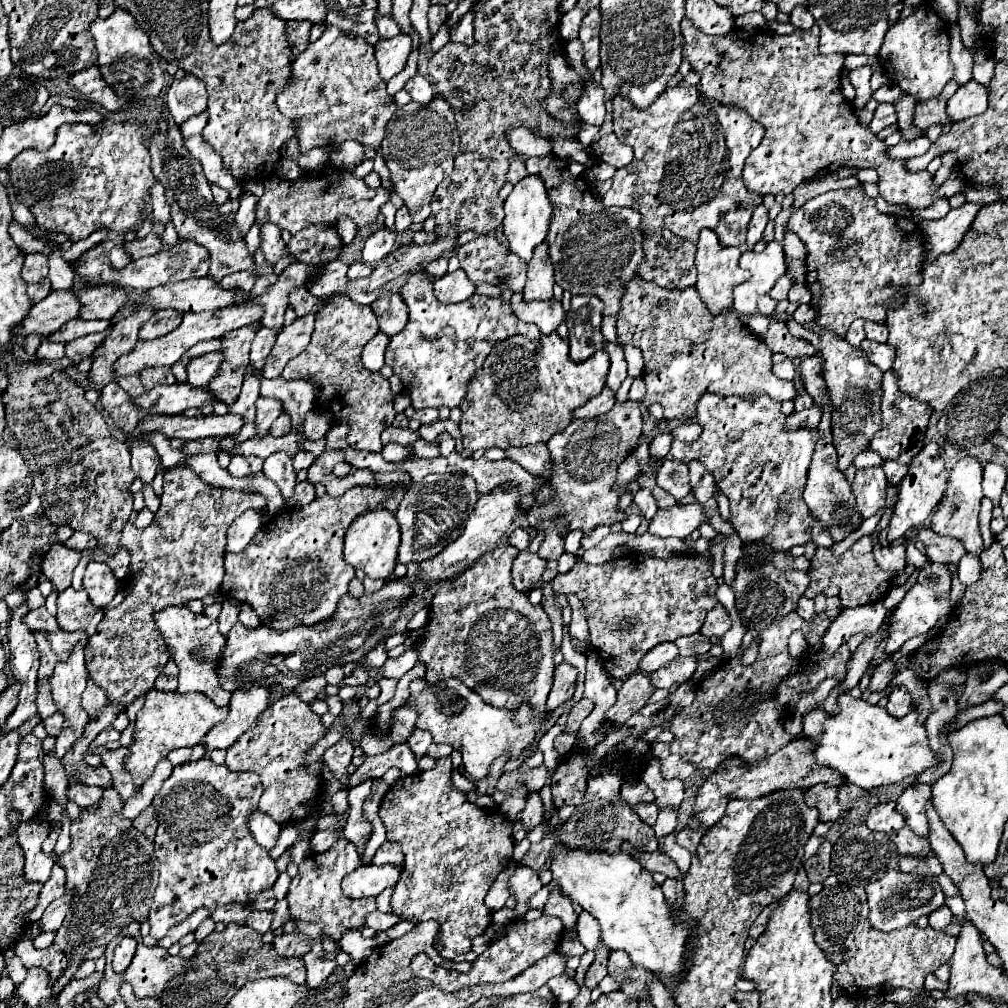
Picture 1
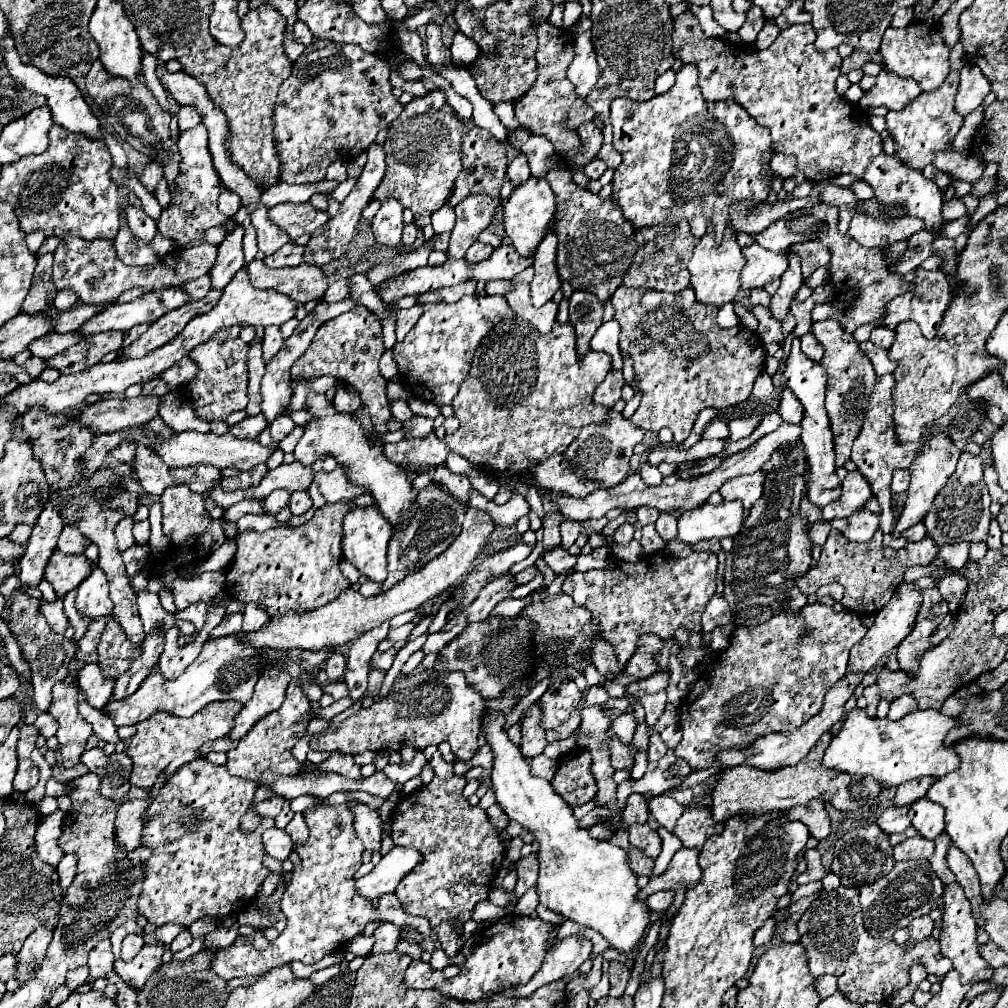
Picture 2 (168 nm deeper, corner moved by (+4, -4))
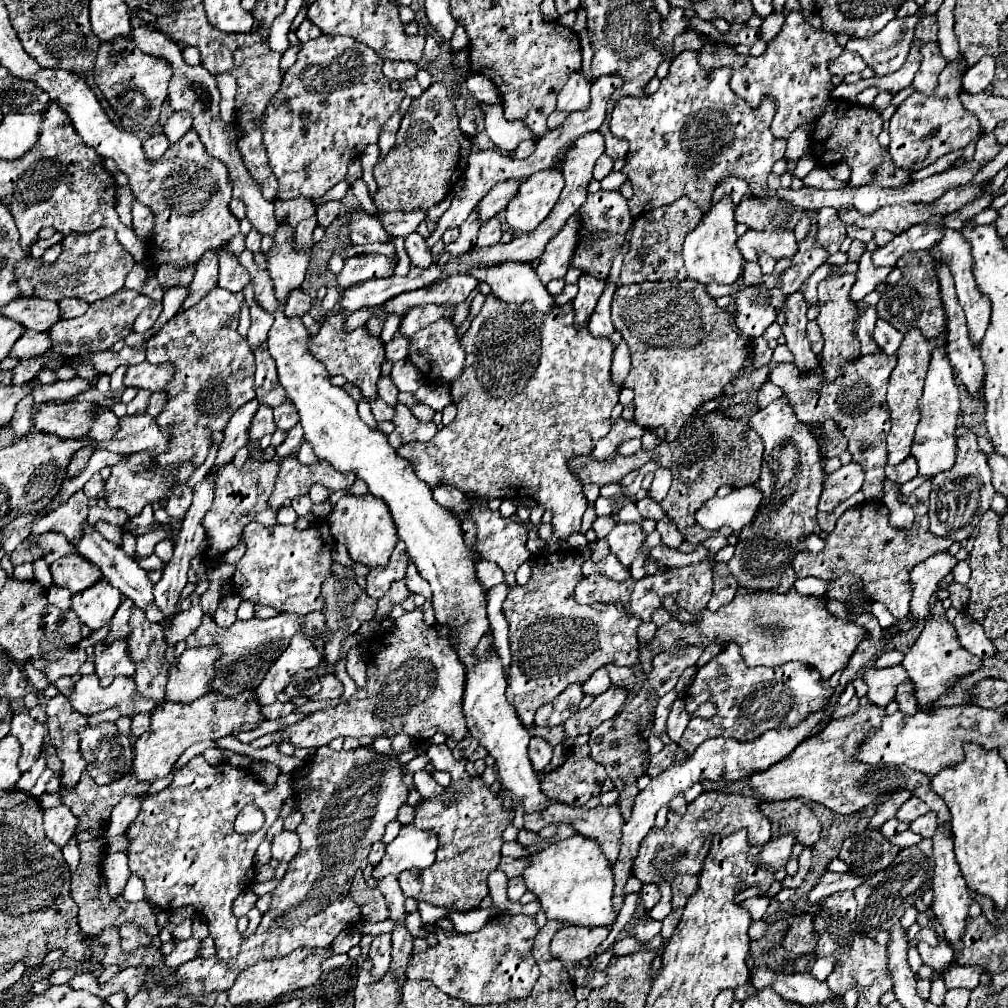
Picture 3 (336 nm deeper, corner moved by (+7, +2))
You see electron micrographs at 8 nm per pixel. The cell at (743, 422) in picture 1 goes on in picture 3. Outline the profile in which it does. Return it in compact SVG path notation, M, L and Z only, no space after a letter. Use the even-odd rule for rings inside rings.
M659 467L655 471L655 479L651 483L651 489L649 489L649 497L657 503L661 503L669 491L672 483L672 474L671 471L667 468Z

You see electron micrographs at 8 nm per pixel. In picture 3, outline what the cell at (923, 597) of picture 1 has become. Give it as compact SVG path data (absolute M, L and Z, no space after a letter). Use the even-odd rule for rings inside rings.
M937 601L933 615L927 617L925 627L923 627L917 643L909 649L909 653L905 655L901 665L909 673L909 679L915 683L915 693L917 693L919 707L923 711L933 711L935 709L935 701L939 697L943 697L947 691L951 691L961 677L975 673L983 665L983 661L979 657L971 655L969 651L965 651L959 645L955 627L953 627L953 623L947 621L941 601Z

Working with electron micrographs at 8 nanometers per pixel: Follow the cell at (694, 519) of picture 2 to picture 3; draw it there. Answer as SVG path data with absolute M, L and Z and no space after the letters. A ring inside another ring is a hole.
M755 485L739 487L725 497L709 499L697 511L695 519L703 529L709 529L709 531L715 531L721 527L731 527L733 531L741 531L745 525L753 523L759 511L761 499L763 499L763 493Z

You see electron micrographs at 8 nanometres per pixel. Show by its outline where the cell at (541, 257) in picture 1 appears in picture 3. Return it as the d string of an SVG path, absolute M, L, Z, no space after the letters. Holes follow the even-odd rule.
M577 215L569 217L569 221L565 223L565 229L561 229L561 233L557 233L557 237L553 237L553 241L549 241L549 245L545 247L541 255L541 263L537 267L537 275L543 281L543 285L547 285L551 279L565 277L571 265L573 253L579 245L581 227L583 227L581 217Z

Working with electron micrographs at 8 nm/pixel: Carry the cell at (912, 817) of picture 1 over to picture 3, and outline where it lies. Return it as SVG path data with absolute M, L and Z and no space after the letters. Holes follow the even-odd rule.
M929 811L927 815L921 815L921 817L917 817L913 823L911 823L911 827L909 827L913 833L917 833L917 835L921 835L923 839L931 839L933 837L933 833L937 831L937 815L933 813L933 811Z

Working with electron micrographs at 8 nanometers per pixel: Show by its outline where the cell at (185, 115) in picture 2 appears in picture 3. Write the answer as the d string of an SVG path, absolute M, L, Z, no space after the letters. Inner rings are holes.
M181 111L173 113L173 115L167 119L167 123L163 125L163 133L167 135L167 139L169 139L171 143L179 141L189 129L191 129L191 117L189 117L189 113L181 113Z

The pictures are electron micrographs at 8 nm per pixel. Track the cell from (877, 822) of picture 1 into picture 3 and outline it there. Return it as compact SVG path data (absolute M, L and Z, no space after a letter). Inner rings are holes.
M911 797L909 801L903 803L903 807L897 811L897 819L899 821L905 821L905 823L911 823L915 821L917 817L925 815L929 811L929 807L919 799L919 797Z

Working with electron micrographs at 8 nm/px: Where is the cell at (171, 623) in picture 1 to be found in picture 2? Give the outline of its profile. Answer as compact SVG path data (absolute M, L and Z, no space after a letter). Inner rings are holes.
M140 593L138 595L138 611L144 625L144 633L152 635L154 631L168 631L176 625L176 617L168 613L156 593Z

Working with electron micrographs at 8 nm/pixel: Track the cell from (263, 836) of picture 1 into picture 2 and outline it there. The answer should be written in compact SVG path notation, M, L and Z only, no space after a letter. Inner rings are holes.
M270 827L264 831L262 835L262 843L264 843L264 849L270 857L278 859L278 861L284 861L290 851L292 851L292 841L290 837L286 835L286 831L278 829L278 827Z

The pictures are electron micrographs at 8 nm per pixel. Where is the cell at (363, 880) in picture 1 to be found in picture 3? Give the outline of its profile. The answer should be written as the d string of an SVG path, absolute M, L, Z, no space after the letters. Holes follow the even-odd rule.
M403 825L397 839L387 845L385 857L377 869L373 869L373 881L387 875L399 875L405 869L423 871L433 865L437 851L437 833Z

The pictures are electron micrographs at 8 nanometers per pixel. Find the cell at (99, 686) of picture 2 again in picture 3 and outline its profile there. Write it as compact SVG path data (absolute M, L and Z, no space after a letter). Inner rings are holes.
M117 639L111 645L103 641L95 643L95 675L101 685L111 685L117 675L131 677L135 673L135 663L129 657L129 645L125 639Z

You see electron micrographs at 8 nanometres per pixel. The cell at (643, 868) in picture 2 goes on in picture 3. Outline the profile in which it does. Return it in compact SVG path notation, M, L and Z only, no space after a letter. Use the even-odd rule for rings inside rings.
M549 799L547 801L547 807L545 809L535 809L531 813L525 813L525 829L529 831L541 831L543 827L551 825L551 823L567 823L575 829L575 833L581 833L583 837L589 837L589 839L595 839L605 857L609 861L617 861L619 857L619 847L621 847L621 827L623 827L623 817L621 817L621 811L617 805L613 807L603 807L603 805L597 805L593 809L585 809L585 807L569 807L557 799Z

